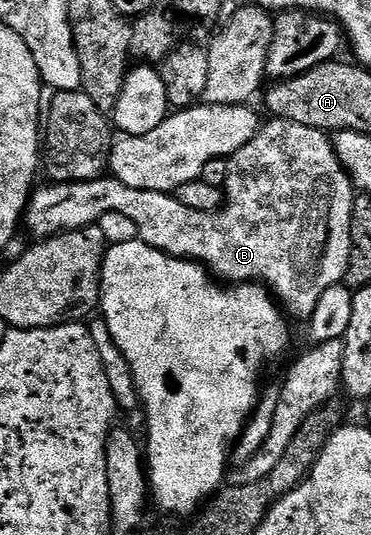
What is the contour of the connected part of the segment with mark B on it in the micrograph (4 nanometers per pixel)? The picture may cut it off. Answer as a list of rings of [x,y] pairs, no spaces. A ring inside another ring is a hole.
[[[279,119],[269,122],[269,125],[268,122],[261,124],[246,147],[227,158],[228,174],[222,186],[223,204],[213,213],[199,213],[180,205],[167,193],[126,187],[110,175],[101,175],[94,181],[62,181],[45,184],[45,189],[37,188],[29,196],[22,213],[23,228],[25,225],[36,239],[57,237],[59,233],[95,226],[102,213],[117,213],[130,219],[139,240],[159,253],[195,261],[203,265],[213,278],[224,283],[259,283],[271,290],[275,300],[293,318],[311,318],[324,292],[344,280],[352,246],[350,215],[354,190],[352,181],[340,168],[325,130]]]

